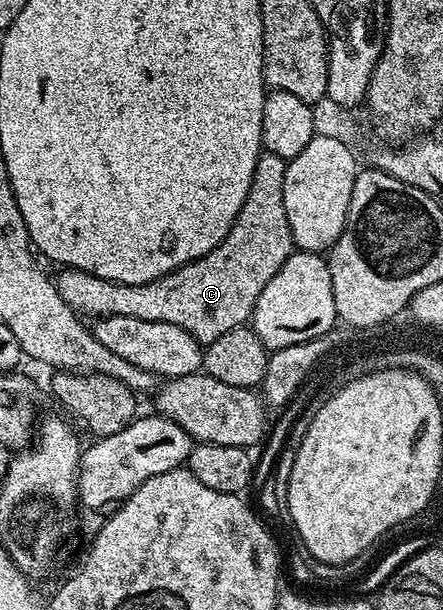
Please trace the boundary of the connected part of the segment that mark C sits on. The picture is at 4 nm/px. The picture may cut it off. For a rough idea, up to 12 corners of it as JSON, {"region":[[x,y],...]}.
{"region":[[263,151],[230,233],[140,286],[68,268],[83,317],[243,327],[295,251],[284,158]]}

